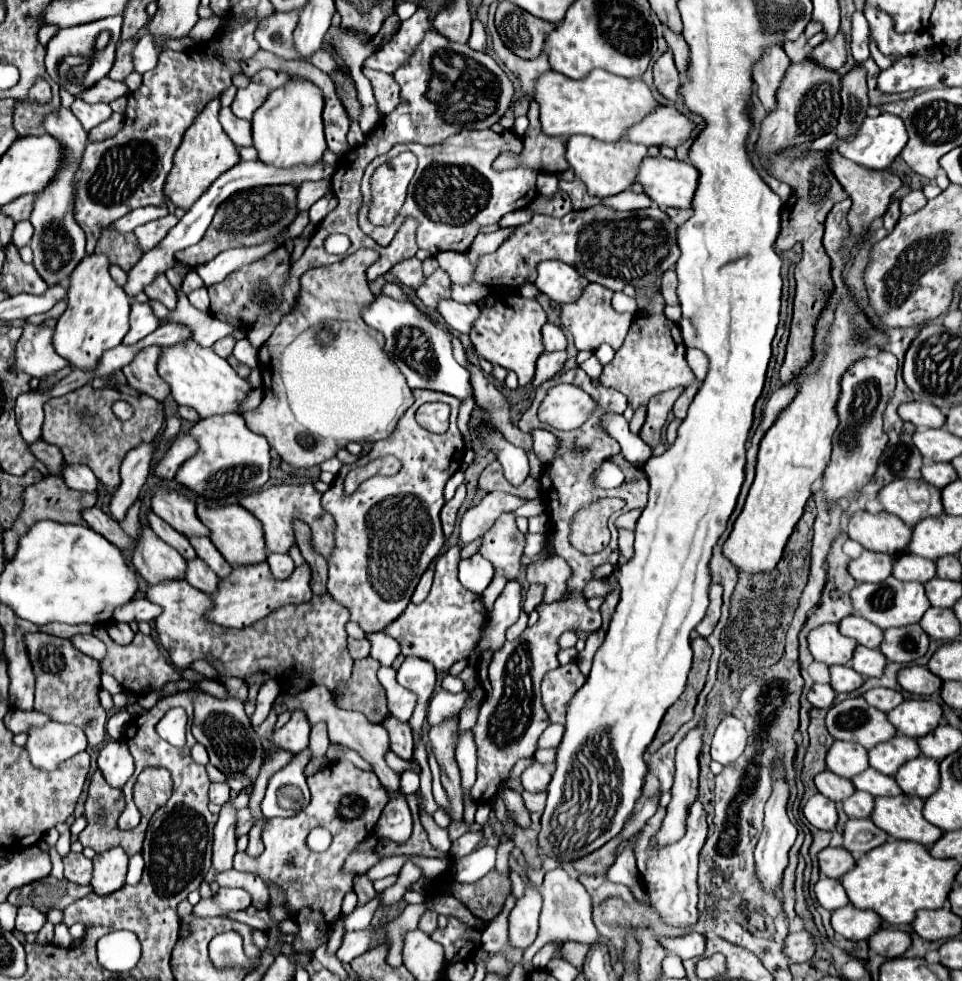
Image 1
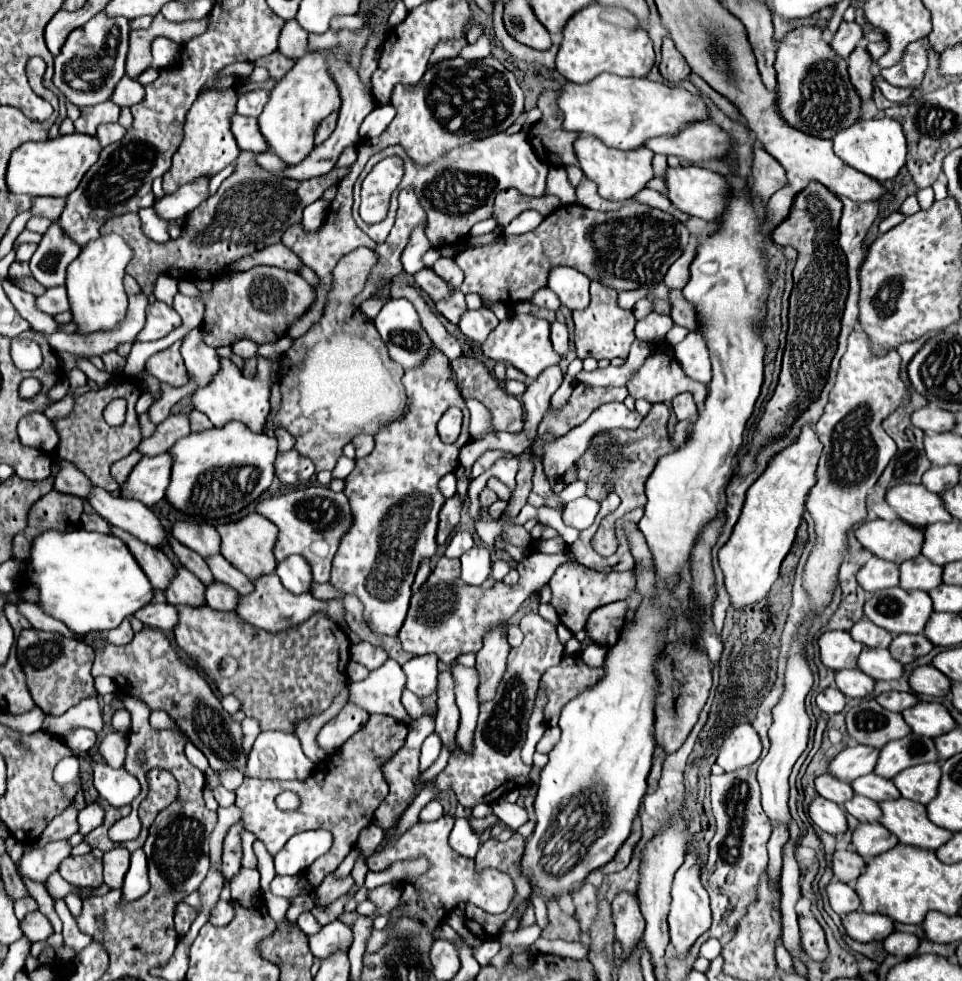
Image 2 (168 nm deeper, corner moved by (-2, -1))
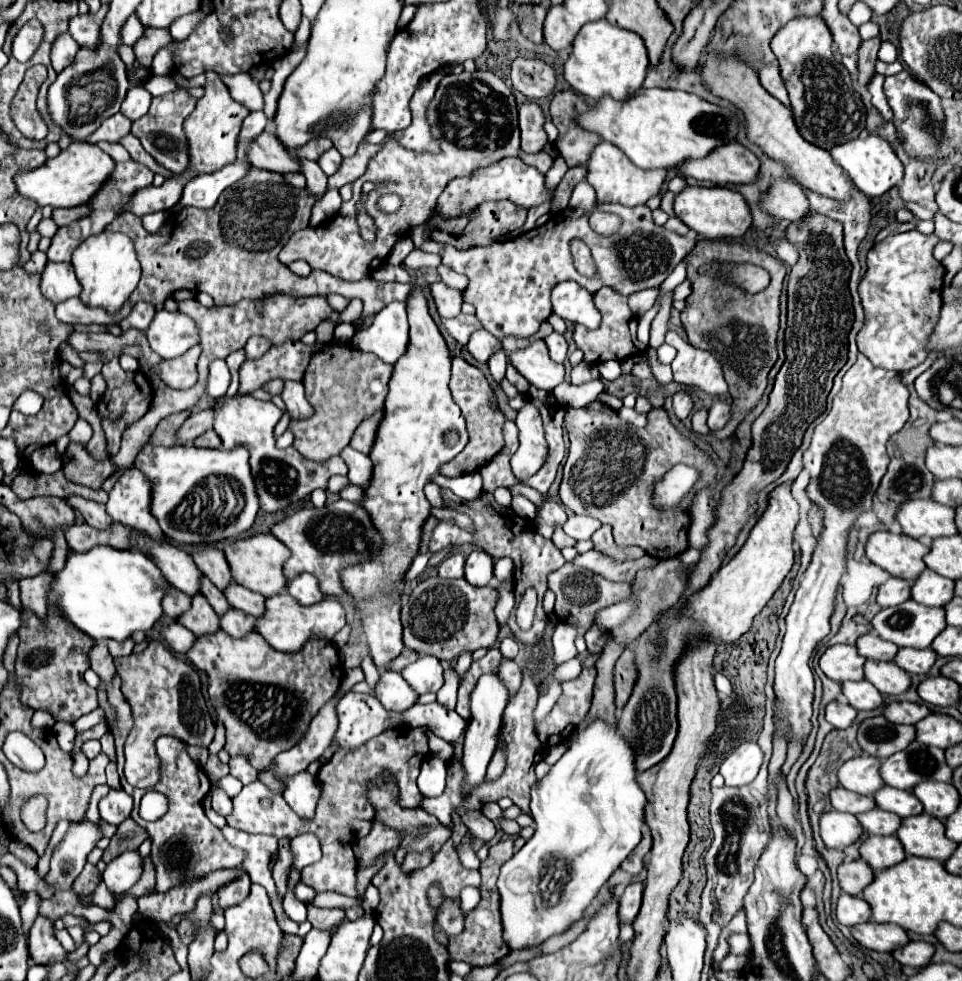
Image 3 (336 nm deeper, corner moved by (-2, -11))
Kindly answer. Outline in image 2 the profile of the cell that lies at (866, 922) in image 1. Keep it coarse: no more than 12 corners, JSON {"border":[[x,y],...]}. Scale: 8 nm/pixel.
{"border":[[850,912],[846,934],[858,942],[884,940],[894,920],[884,914]]}

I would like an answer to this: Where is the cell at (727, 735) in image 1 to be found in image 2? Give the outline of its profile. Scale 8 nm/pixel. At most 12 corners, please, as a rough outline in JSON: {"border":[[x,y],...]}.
{"border":[[750,724],[734,726],[716,764],[734,772],[760,758],[762,742]]}

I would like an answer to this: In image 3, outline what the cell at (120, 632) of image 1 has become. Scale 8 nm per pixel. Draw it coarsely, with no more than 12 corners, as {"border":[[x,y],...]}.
{"border":[[132,638],[122,642],[108,640],[110,654],[130,656],[134,650]]}

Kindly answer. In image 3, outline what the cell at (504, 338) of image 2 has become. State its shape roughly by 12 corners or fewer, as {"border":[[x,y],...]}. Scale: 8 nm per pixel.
{"border":[[544,340],[510,354],[510,364],[536,388],[554,390],[564,366]]}

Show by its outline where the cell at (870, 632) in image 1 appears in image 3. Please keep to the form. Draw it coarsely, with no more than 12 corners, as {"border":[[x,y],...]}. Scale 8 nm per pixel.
{"border":[[876,632],[856,640],[858,654],[868,660],[892,660],[896,644]]}

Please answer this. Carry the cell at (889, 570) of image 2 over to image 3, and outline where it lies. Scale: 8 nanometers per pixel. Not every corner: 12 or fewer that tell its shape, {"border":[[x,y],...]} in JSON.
{"border":[[890,578],[880,584],[876,602],[898,606],[910,598],[910,582]]}

